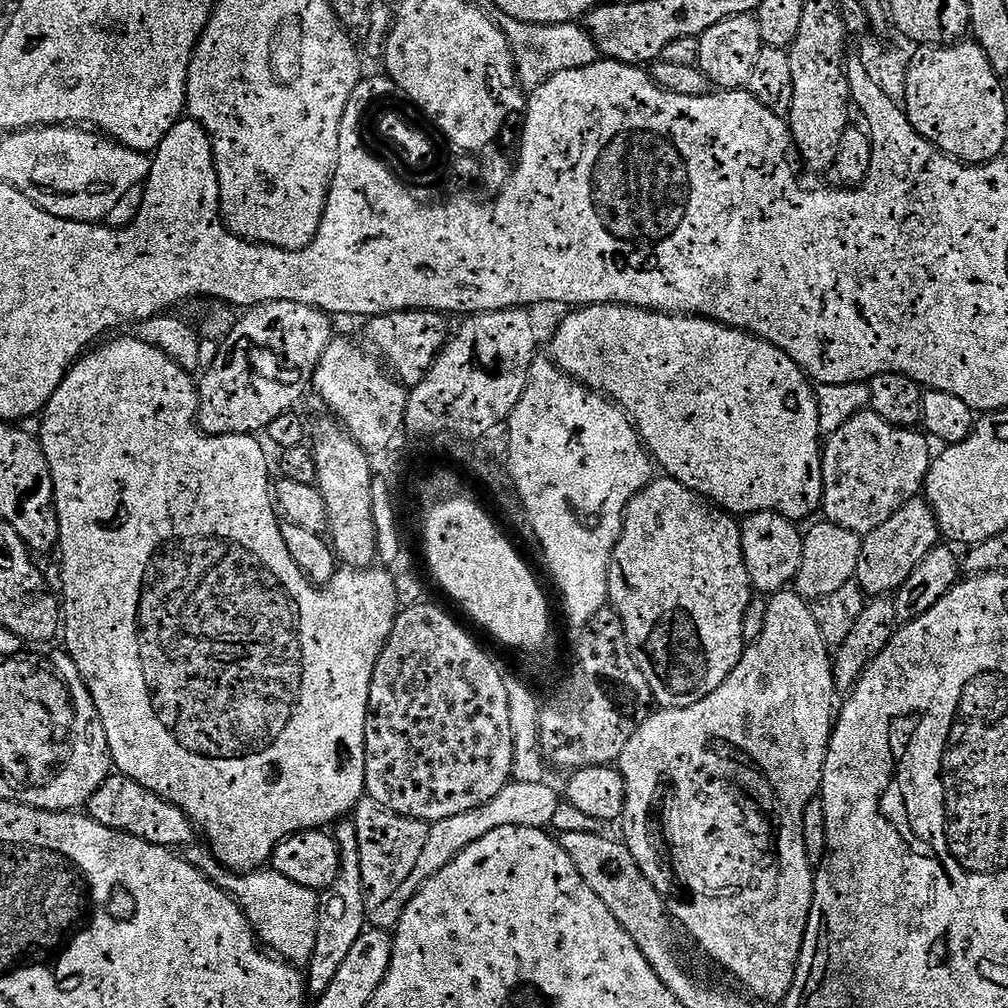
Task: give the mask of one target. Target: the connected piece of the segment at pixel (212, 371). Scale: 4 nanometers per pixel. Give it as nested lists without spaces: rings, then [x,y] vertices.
[[[266,302],[247,309],[219,345],[217,358],[204,377],[199,377],[199,431],[209,436],[251,436],[263,433],[284,412],[293,411],[304,391],[309,391],[320,355],[334,338],[332,324],[333,317],[328,313],[302,306],[302,302]]]

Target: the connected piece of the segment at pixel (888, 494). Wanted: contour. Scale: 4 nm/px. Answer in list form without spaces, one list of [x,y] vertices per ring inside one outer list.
[[[871,410],[859,412],[823,441],[820,469],[824,483],[822,516],[855,534],[872,532],[906,502],[917,499],[934,459],[923,431],[897,428]]]

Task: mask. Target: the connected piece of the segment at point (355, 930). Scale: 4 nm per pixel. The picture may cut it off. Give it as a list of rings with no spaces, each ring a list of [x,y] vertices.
[[[347,832],[337,835],[336,841],[340,848],[340,874],[330,887],[319,893],[318,934],[315,935],[314,952],[306,965],[306,986],[316,996],[330,986],[343,959],[350,954],[354,942],[365,931],[368,914],[364,901],[357,838],[354,833]]]

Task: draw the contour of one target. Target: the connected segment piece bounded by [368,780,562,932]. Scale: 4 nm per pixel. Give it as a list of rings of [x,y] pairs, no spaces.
[[[509,782],[490,802],[484,803],[474,810],[467,811],[466,814],[455,815],[454,818],[433,821],[429,827],[428,836],[424,849],[418,856],[418,861],[412,872],[406,877],[404,882],[396,888],[396,891],[384,900],[382,904],[372,908],[368,914],[369,923],[384,931],[395,929],[402,914],[412,900],[414,894],[430,877],[444,869],[458,853],[466,846],[472,845],[478,838],[485,837],[492,830],[502,829],[506,826],[518,826],[519,828],[545,829],[550,826],[556,808],[561,803],[561,797],[557,790],[542,782]]]

